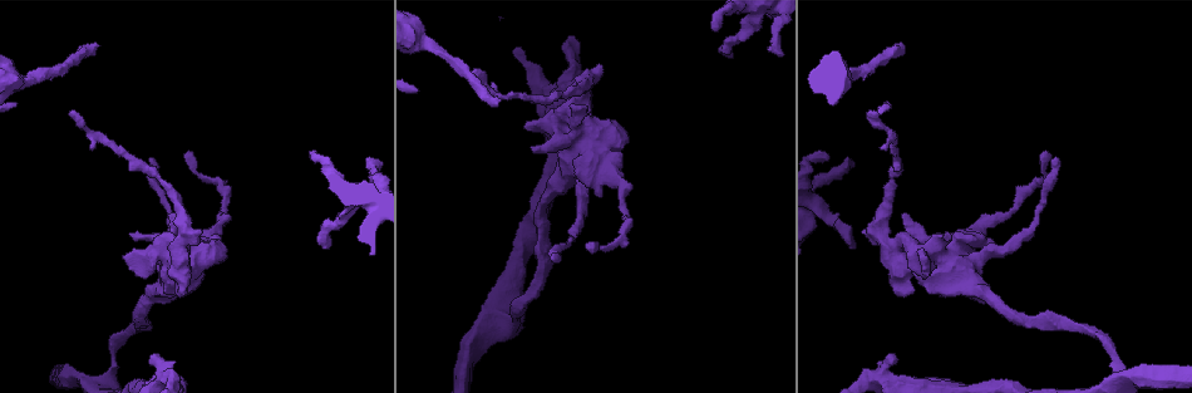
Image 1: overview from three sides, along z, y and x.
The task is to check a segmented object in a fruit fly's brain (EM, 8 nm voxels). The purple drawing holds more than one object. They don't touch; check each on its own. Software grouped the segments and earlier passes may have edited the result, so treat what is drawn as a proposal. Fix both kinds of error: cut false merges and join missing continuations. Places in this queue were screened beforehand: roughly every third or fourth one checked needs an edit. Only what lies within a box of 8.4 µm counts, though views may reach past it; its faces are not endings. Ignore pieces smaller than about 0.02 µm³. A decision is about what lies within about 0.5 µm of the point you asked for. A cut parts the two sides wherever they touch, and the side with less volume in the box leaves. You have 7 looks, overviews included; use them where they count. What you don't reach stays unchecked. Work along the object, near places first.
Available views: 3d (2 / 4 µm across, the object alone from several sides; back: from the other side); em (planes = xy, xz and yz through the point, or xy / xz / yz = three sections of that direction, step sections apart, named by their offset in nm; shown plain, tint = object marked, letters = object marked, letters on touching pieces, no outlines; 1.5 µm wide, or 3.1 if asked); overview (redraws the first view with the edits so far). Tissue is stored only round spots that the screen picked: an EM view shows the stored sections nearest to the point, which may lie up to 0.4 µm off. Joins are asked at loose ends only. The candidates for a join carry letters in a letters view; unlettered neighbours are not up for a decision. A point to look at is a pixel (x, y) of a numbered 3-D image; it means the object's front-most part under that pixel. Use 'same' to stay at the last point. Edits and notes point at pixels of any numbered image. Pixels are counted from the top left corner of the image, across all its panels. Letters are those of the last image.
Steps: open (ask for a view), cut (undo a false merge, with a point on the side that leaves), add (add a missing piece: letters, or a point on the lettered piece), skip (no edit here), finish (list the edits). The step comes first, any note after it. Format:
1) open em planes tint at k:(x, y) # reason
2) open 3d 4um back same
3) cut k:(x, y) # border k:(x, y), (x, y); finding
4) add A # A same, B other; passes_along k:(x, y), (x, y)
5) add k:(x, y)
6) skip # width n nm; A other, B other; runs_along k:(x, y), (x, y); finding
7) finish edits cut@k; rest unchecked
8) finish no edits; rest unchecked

open 3d 2um at 1:(129, 232) # an open end

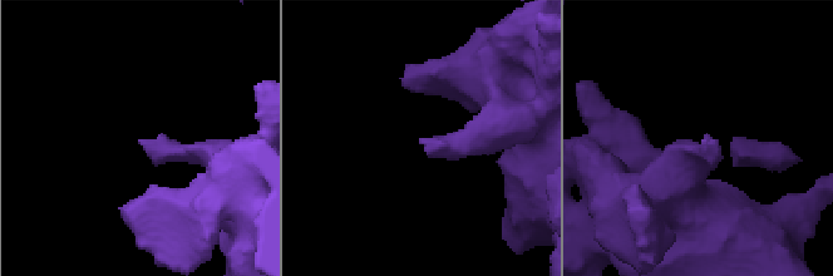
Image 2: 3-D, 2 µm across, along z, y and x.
open em xz step 8 letters at 2:(139, 142)

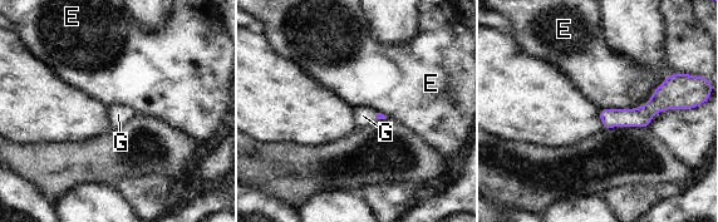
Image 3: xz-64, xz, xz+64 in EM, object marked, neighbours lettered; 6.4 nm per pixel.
open em planes letters same # another direction

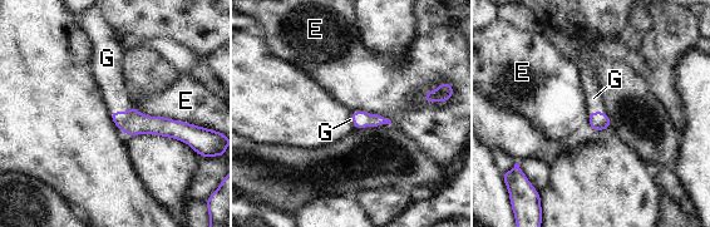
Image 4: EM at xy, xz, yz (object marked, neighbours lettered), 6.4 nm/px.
add 4:(108, 77) # E other, G same; passes_along 4:(132, 122), (119, 112), (108, 77); it goes on there

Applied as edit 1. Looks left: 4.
open overview # redraw

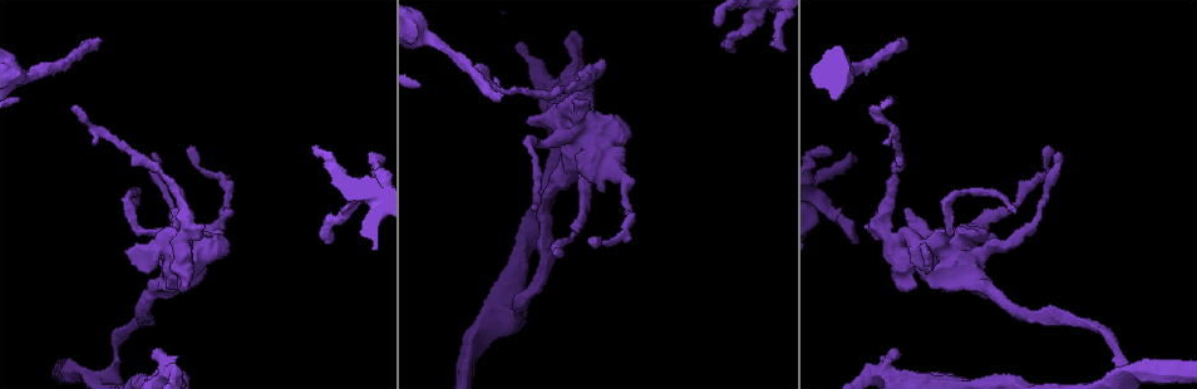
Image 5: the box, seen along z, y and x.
open em yz step 8 tint at 5:(870, 108)

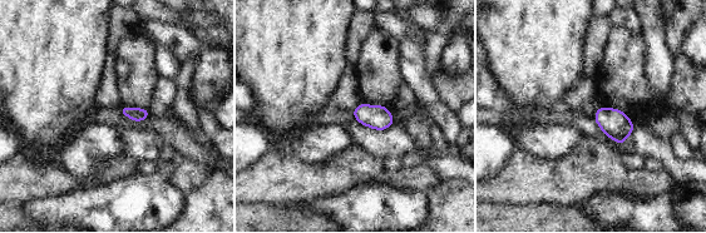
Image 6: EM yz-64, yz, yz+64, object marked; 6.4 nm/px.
open em planes letters same # cut it another way

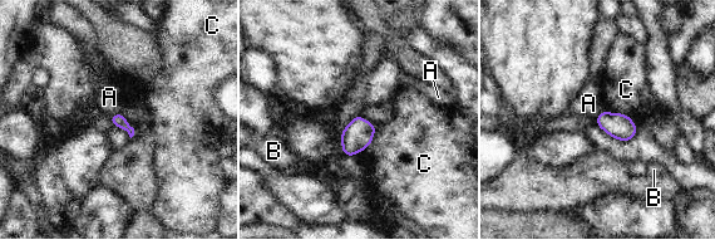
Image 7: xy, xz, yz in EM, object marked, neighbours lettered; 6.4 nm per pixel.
skip # A other, B other, C other; border 7:(121, 112), (113, 113), (109, 117); no lettered piece goes on from it

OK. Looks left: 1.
open em planes letters at 5:(555, 254) # long arm stops here

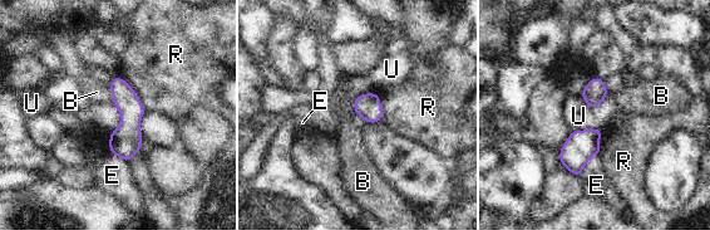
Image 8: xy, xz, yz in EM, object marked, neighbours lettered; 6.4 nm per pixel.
skip # B other, E other, R other, U other; border 8:(109, 84), (113, 102); no lettered piece goes on from it

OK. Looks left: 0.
finish edits add@4; rest unchecked

